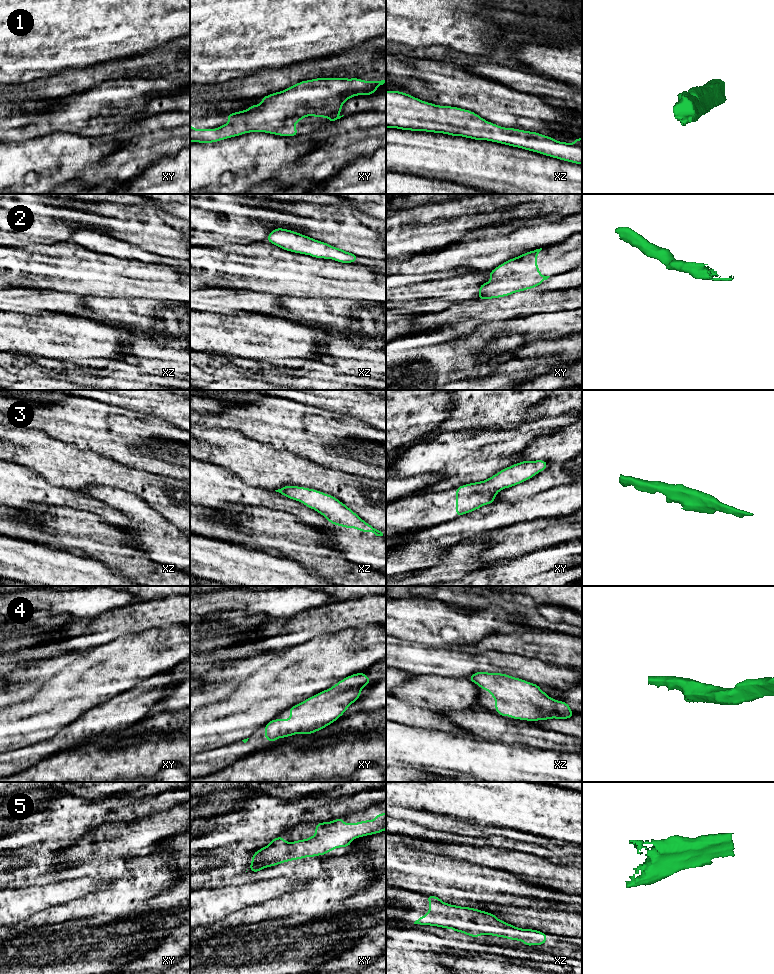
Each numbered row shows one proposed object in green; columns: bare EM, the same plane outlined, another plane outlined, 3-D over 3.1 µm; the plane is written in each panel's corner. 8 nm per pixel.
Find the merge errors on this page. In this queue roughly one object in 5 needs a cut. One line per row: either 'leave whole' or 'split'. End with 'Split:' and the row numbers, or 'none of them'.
1: leave whole
2: leave whole
3: leave whole
4: leave whole
5: leave whole
Split: none of them

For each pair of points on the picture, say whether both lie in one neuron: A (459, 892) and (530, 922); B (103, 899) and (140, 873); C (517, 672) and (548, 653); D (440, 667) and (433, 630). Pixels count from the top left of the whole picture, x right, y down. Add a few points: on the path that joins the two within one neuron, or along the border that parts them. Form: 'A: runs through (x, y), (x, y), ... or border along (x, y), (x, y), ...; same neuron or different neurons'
A: border along (482, 902), (493, 902), (498, 905), (507, 906); different neurons
B: runs through (113, 899), (117, 899), (133, 883); same neuron
C: border along (515, 653), (561, 665); different neurons
D: border along (450, 648), (440, 649); different neurons

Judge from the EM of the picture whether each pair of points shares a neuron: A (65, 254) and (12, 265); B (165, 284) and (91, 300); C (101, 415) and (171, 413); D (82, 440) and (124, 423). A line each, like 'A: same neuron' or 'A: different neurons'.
A: same neuron
B: different neurons
C: different neurons
D: same neuron

